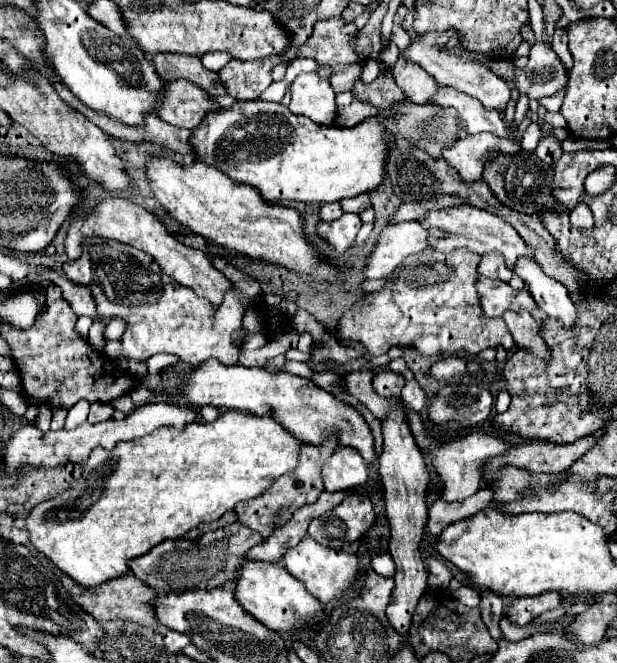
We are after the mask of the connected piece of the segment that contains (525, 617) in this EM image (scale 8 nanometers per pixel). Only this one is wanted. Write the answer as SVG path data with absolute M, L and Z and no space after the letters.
M546 592L546 594L534 596L534 598L514 598L506 608L506 616L516 626L524 626L524 624L536 620L542 612L558 608L560 600L562 600L562 596L558 592Z

